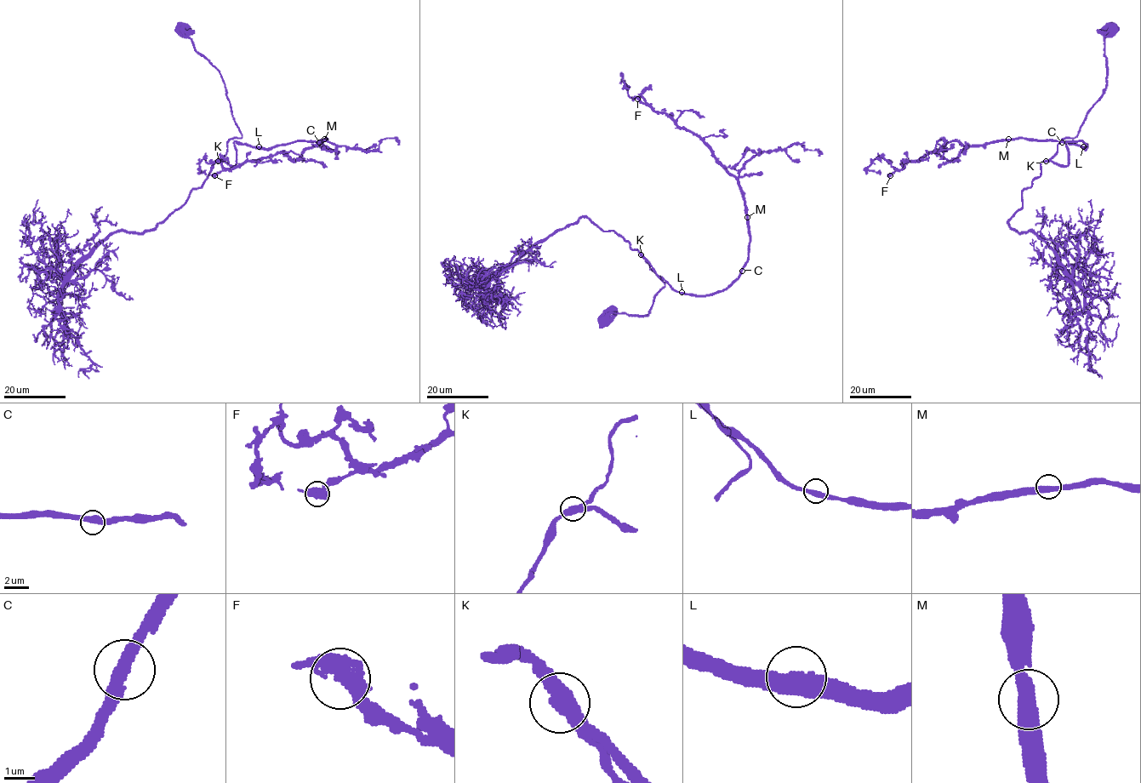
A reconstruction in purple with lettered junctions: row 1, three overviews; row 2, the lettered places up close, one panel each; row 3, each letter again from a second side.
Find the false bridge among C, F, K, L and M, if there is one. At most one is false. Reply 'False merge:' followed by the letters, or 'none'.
False merge: none

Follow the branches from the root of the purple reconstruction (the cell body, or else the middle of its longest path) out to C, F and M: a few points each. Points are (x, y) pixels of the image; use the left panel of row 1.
C: (181, 28), (219, 72), (242, 136), (226, 143), (225, 162), (235, 164), (235, 141), (265, 148), (319, 142)
F: (181, 28), (242, 136), (225, 162), (235, 141), (327, 138), (214, 175)
M: (181, 28), (219, 72), (242, 136), (226, 143), (225, 162), (235, 164), (235, 141), (272, 148), (324, 139)

